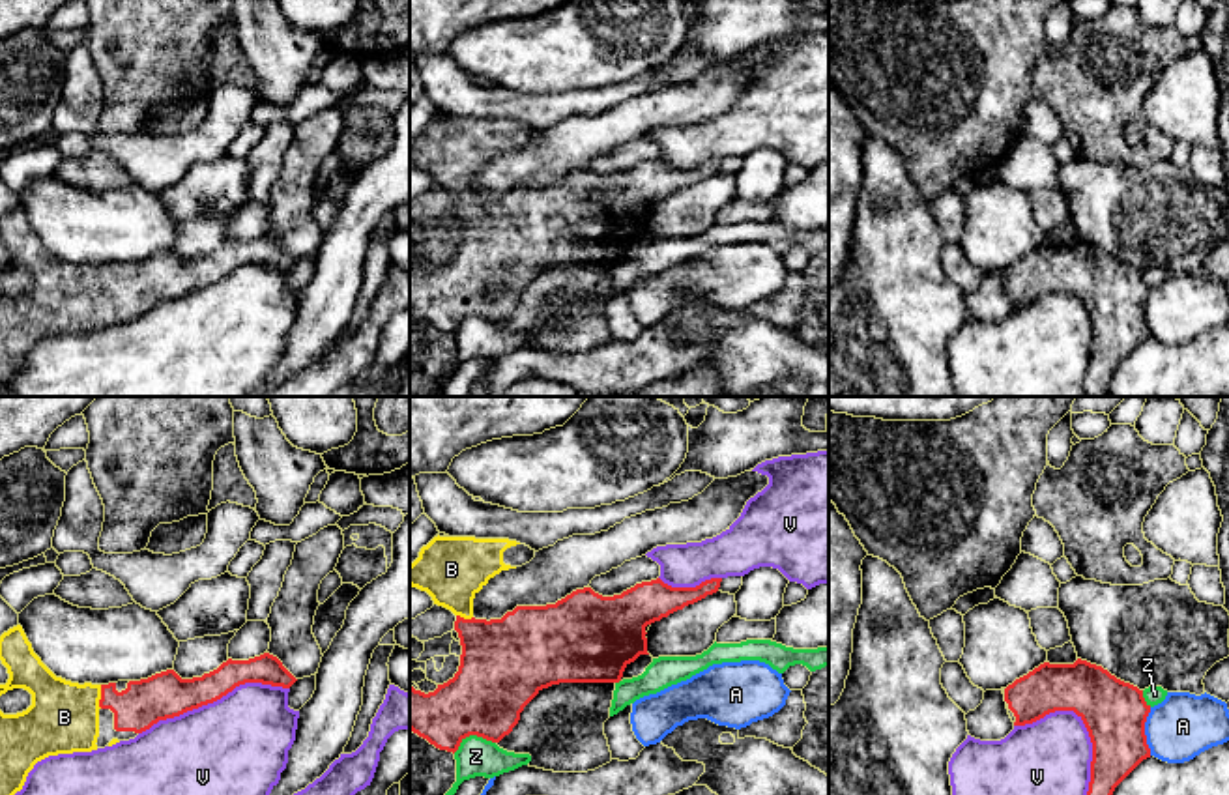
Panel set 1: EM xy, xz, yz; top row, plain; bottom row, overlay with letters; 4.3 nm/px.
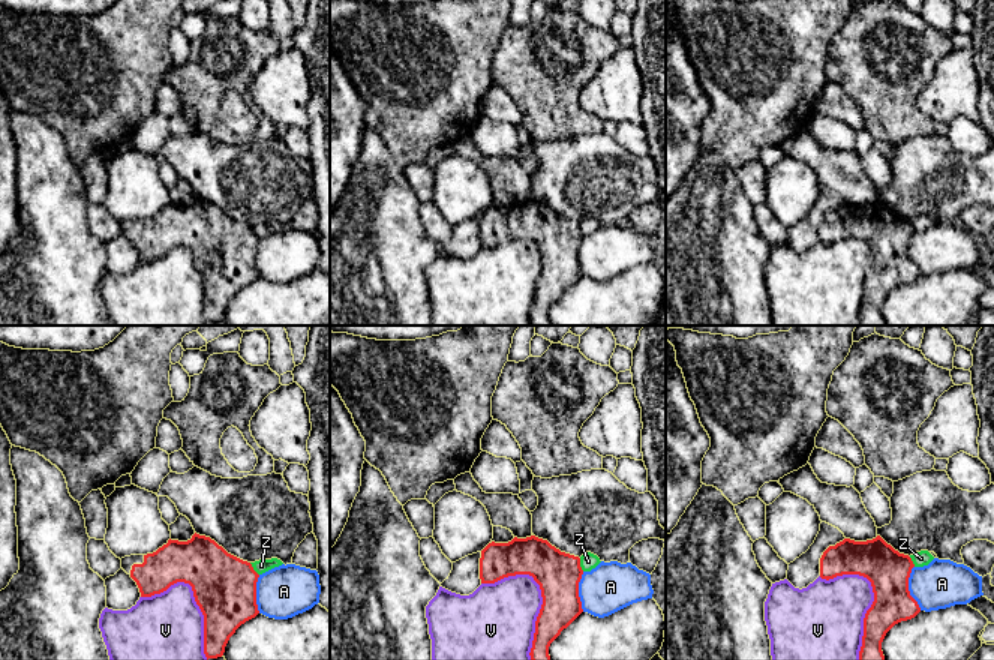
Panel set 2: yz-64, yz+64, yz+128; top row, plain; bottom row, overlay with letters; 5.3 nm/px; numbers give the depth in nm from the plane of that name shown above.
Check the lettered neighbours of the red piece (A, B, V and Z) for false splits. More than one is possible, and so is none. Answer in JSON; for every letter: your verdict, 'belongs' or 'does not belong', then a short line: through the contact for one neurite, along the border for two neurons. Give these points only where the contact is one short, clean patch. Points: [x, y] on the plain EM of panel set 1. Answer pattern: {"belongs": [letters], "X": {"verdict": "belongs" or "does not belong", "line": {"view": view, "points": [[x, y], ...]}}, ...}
{"belongs": ["B"], "A": {"verdict": "does not belong"}, "B": {"verdict": "belongs"}, "V": {"verdict": "does not belong"}, "Z": {"verdict": "does not belong"}}

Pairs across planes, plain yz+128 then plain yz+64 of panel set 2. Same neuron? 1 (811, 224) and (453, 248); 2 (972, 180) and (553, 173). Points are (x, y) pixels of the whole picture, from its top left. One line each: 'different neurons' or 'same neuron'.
1: same neuron
2: same neuron

